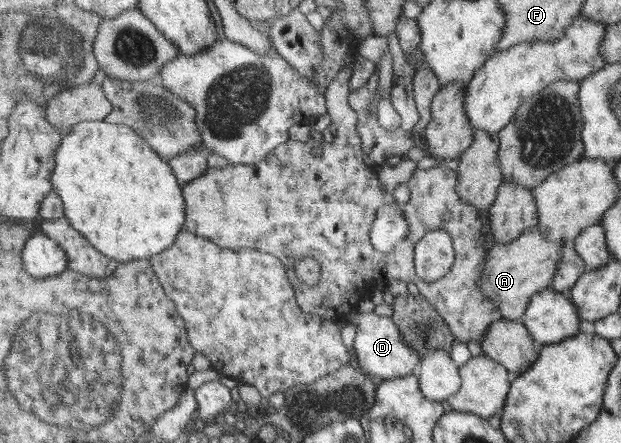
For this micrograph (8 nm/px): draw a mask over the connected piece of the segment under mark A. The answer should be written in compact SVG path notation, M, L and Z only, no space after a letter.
M540 224L529 228L521 237L511 243L490 245L489 258L480 285L482 291L498 305L505 320L522 320L530 304L531 298L552 285L552 278L558 272L558 264L562 262L562 248L568 242L550 241L542 231Z

